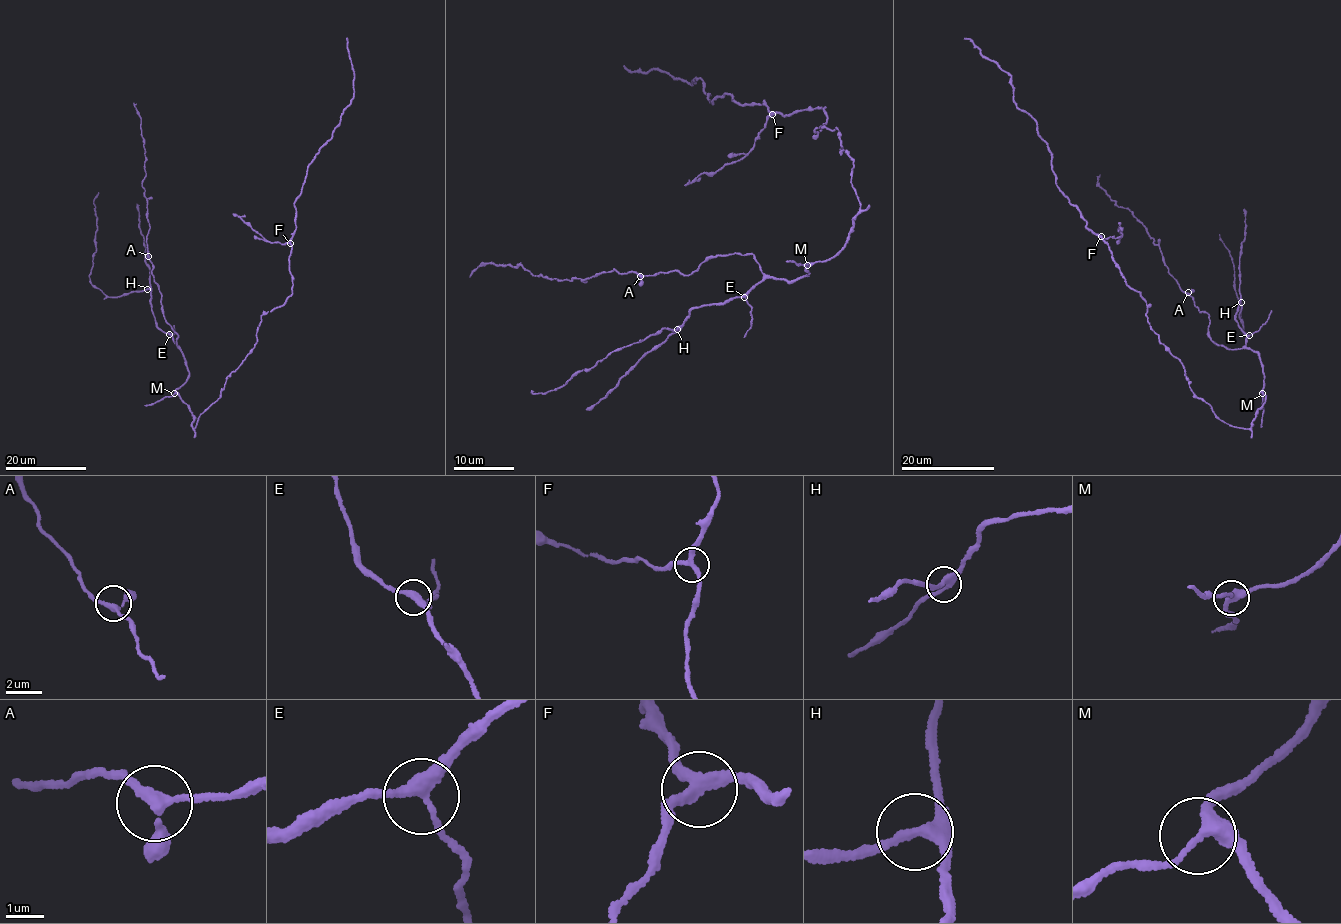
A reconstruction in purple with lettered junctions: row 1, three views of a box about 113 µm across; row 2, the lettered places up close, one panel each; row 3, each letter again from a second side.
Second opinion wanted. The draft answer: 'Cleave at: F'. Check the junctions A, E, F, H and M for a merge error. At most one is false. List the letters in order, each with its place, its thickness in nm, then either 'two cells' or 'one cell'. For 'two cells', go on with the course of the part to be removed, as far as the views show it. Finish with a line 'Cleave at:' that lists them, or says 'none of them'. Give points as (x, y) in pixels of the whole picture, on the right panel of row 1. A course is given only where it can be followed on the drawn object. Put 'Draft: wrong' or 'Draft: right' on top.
Draft: right
A: (1188, 292) | 240 nm | one cell
E: (1249, 335) | 280 nm | one cell
F: (1101, 236) | 280 nm | two cells | (1100, 235), (1106, 239), (1117, 238), (1120, 236), (1120, 227)
H: (1241, 302) | 280 nm | one cell
M: (1262, 393) | 320 nm | one cell
Cleave at: F

